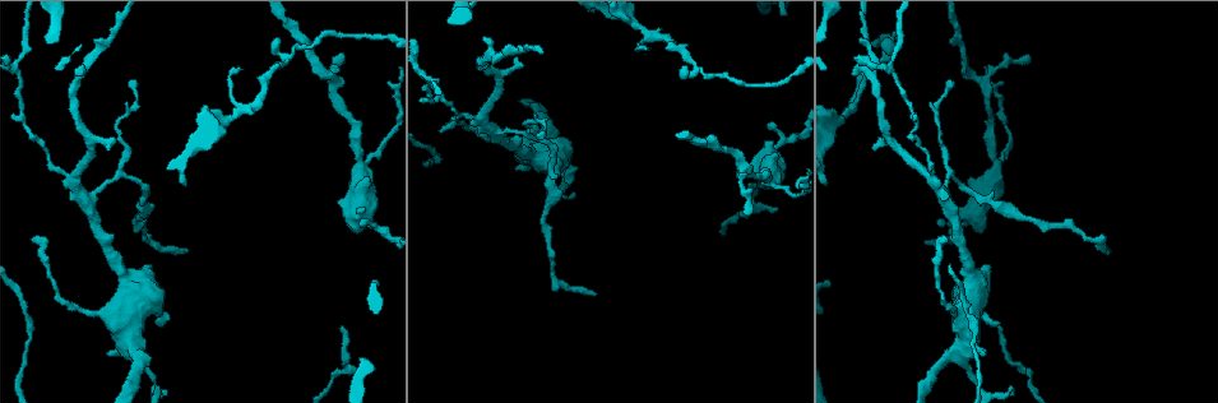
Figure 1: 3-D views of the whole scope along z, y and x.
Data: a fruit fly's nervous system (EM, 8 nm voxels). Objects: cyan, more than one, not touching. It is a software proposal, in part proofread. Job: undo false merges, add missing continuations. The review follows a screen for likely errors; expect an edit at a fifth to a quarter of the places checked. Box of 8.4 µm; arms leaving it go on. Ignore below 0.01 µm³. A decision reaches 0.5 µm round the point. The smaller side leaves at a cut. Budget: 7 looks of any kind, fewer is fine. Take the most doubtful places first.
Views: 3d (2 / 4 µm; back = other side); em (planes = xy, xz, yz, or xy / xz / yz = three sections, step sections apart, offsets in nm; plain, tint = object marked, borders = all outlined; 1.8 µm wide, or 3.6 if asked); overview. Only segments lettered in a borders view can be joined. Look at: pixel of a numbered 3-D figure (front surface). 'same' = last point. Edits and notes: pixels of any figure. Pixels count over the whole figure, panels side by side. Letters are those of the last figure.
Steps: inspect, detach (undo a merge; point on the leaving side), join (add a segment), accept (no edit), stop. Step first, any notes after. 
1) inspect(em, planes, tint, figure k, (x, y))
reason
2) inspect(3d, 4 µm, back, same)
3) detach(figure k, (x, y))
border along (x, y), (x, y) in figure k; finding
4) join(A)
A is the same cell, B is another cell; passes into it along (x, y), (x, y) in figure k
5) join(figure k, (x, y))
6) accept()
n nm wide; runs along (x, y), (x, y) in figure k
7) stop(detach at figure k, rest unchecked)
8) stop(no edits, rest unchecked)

inspect(em, planes, borders, figure 1, (746, 216))
tapers out

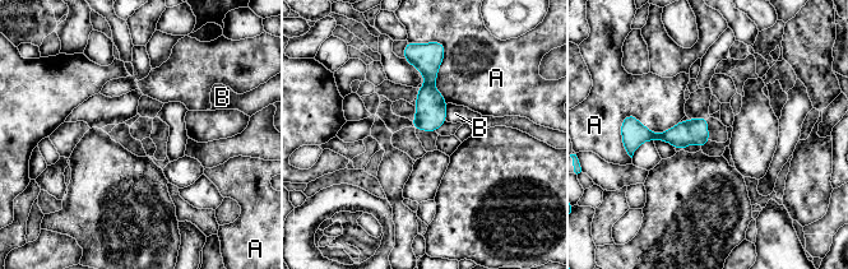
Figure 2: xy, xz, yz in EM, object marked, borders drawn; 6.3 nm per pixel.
accept()
160 nm wide; A and B are other cells; runs along (634, 126), (648, 135), (705, 138) in figure 2; none of them fits

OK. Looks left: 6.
inspect(3d, 4 µm, back, figure 1, (547, 169))
sudden change in width

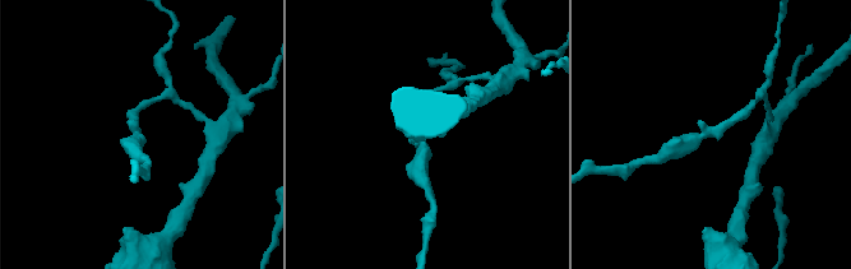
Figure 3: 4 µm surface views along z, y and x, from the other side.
inspect(em, planes, plain, figure 3, (138, 130))

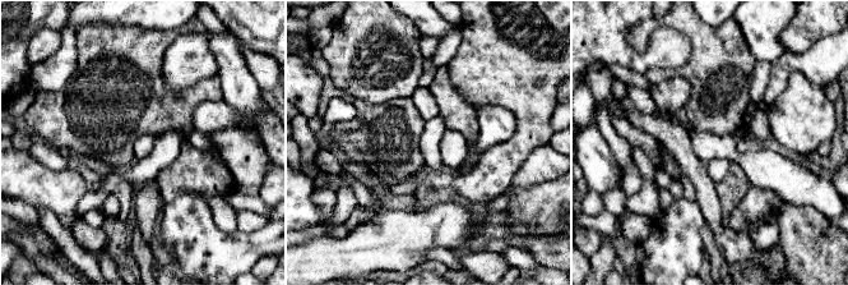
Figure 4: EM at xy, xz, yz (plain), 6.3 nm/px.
inspect(em, planes, borders, same)

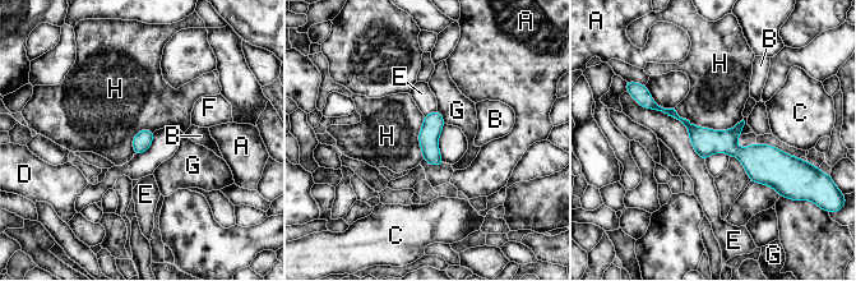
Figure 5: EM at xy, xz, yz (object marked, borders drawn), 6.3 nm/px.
accept()
A, B, C, D, E, F, G and H are other cells; one neuron here

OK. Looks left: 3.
inspect(em, xy, step 16, borders, figure 1, (646, 48))
tapers out

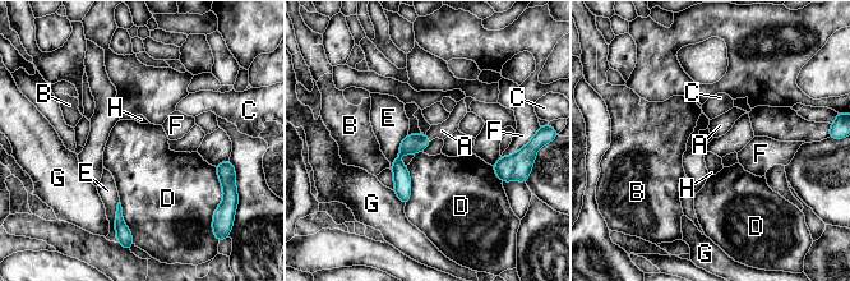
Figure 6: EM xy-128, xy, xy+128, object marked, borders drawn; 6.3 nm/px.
join(A)
A is the same cell, B, C, D, E, F, G and H are other cells; passes into it along (412, 143), (426, 137), (442, 130) in figure 6; it goes on there

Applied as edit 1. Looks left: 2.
stop(join at figure 6, rest unchecked)

